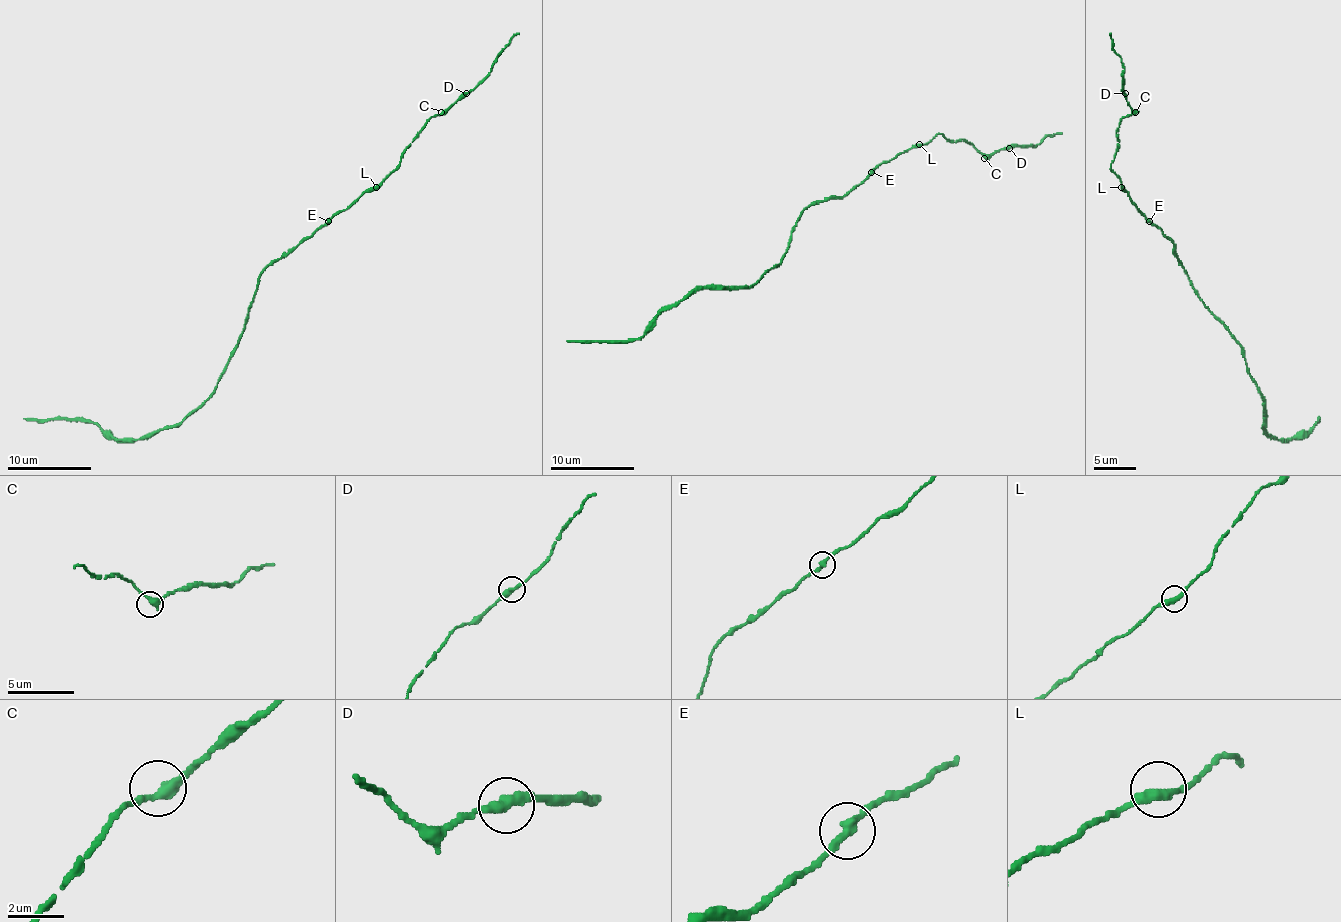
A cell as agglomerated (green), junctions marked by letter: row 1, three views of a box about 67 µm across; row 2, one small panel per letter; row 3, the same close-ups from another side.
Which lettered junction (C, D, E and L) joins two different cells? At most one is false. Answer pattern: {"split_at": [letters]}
{"split_at": []}

